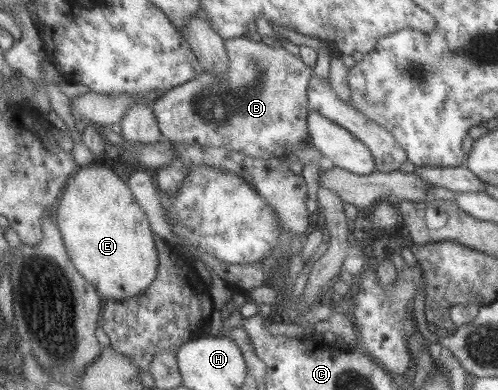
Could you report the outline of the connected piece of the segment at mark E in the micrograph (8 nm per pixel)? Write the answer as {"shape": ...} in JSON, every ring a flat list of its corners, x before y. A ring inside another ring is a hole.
{"shape":[[96,160,69,177,66,190,57,202,55,217,70,257,81,275,91,281,105,300,136,297,150,289,158,277,160,262,156,233,140,206,129,183,121,179,114,168]]}

